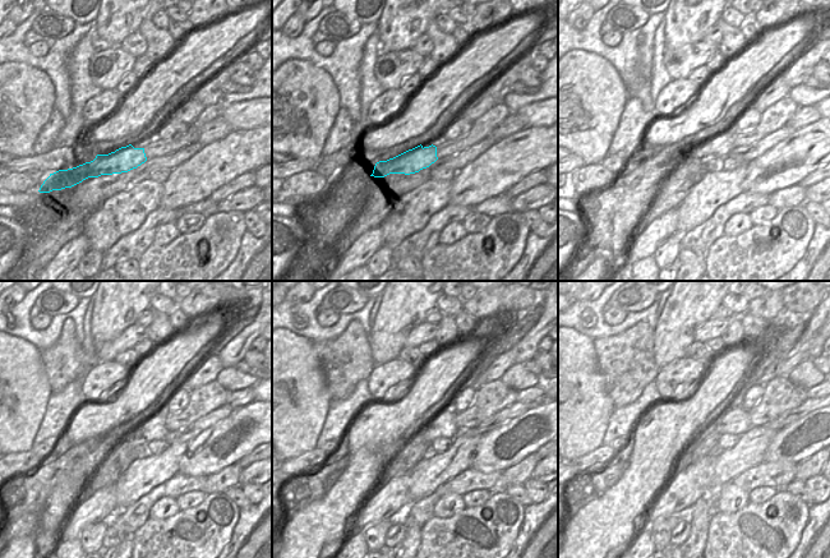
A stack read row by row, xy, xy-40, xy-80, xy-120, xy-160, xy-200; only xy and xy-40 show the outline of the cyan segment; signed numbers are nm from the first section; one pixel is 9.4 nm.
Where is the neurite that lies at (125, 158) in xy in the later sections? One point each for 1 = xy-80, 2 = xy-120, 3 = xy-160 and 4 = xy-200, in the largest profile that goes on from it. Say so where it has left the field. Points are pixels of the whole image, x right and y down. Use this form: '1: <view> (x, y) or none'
1: xy-80 (711, 153)
2: xy-120 (153, 428)
3: xy-160 (443, 424)
4: xy-200 (734, 420)

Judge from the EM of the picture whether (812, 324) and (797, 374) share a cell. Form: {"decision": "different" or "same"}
{"decision": "different"}

